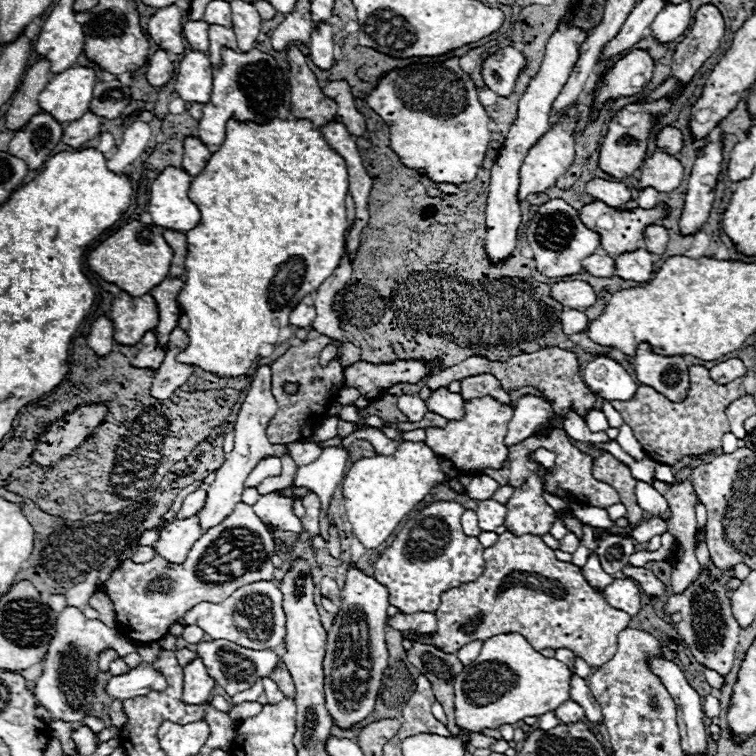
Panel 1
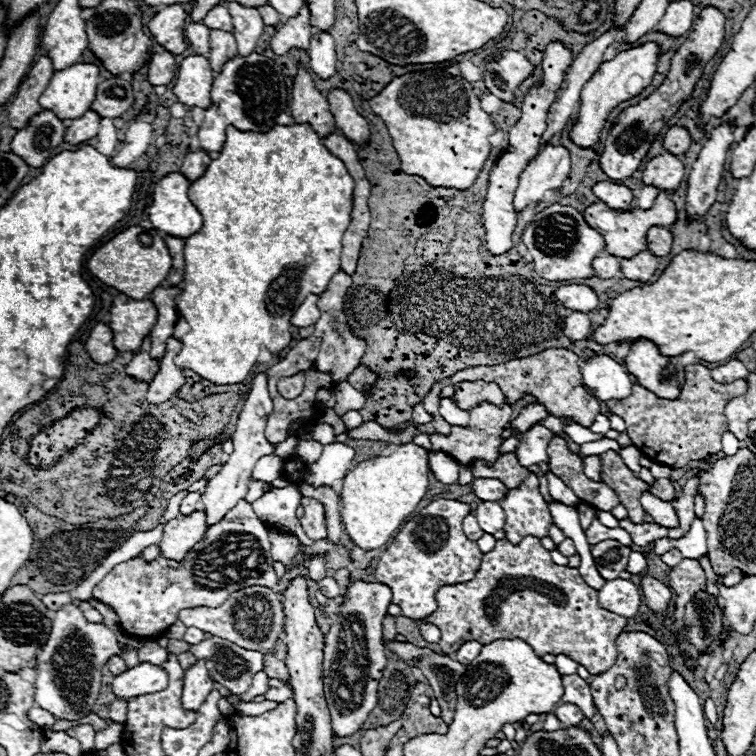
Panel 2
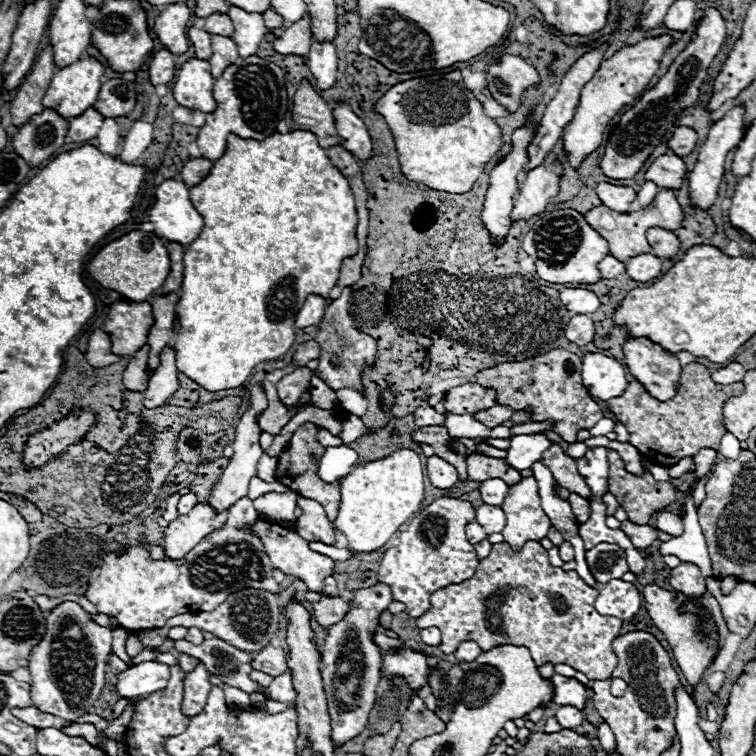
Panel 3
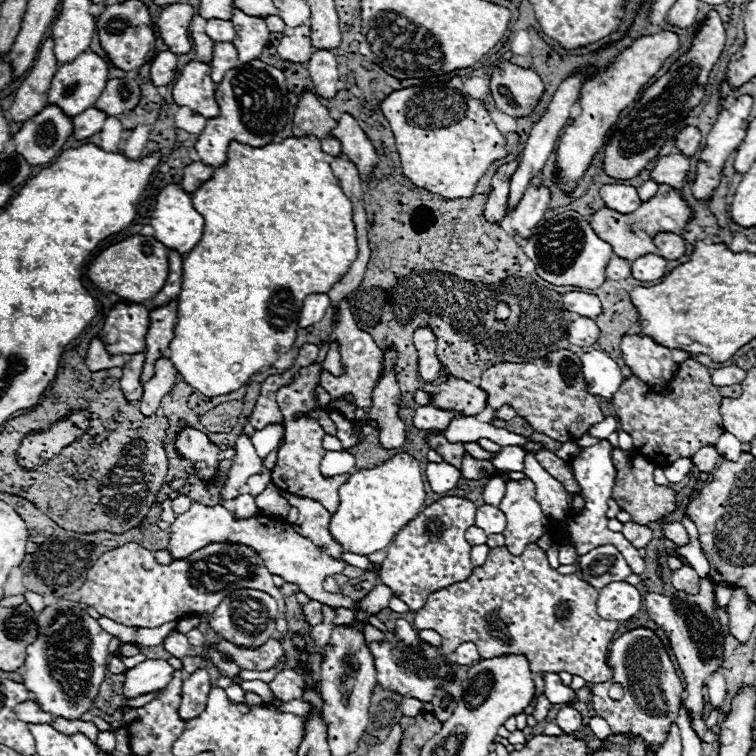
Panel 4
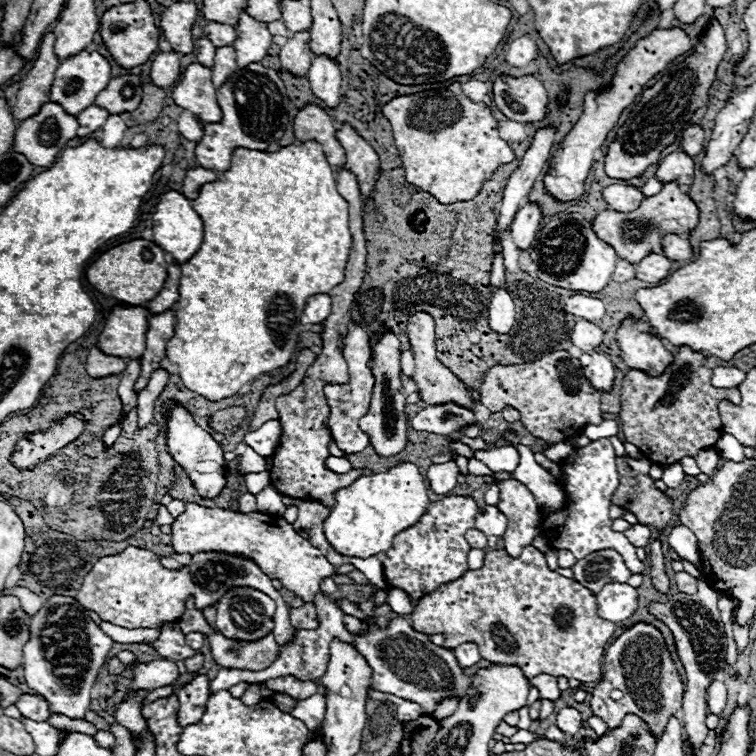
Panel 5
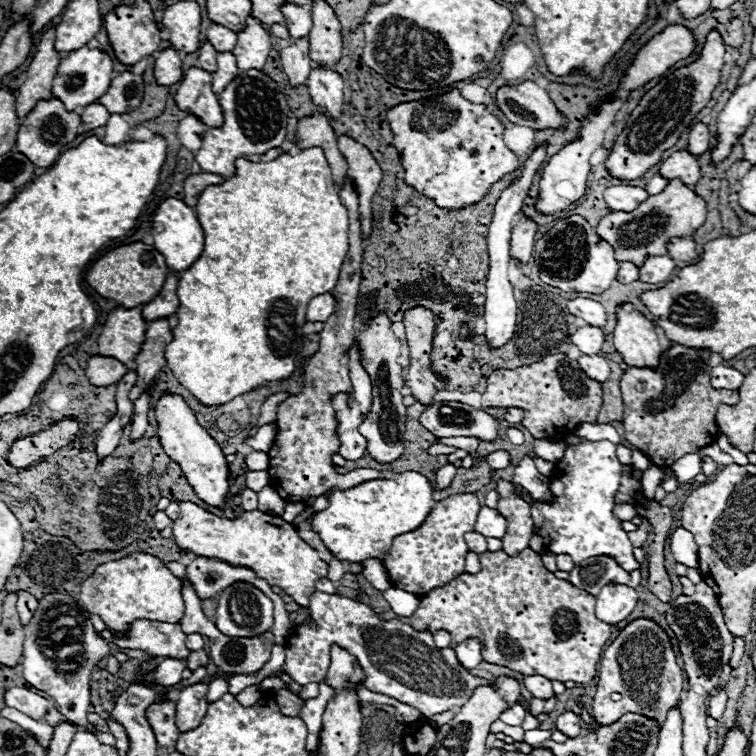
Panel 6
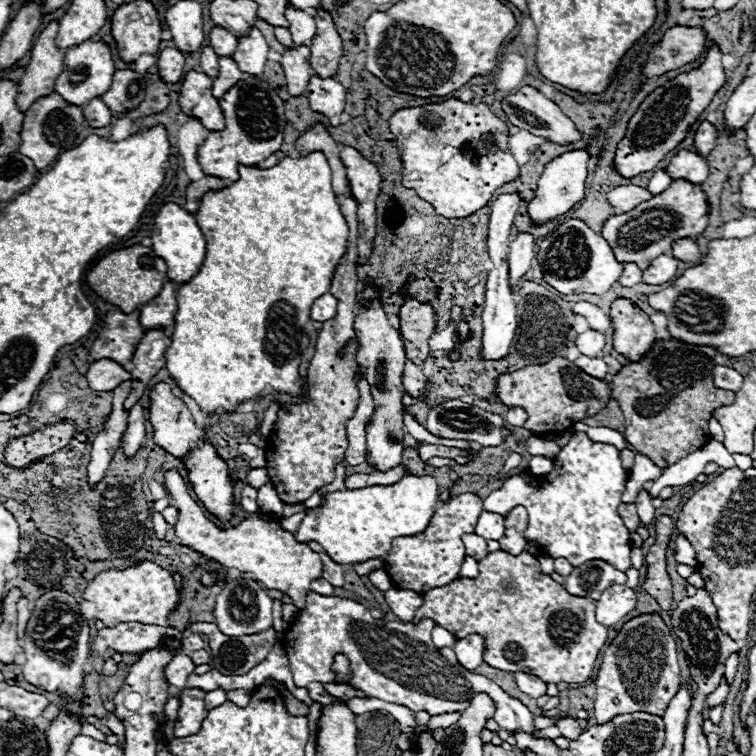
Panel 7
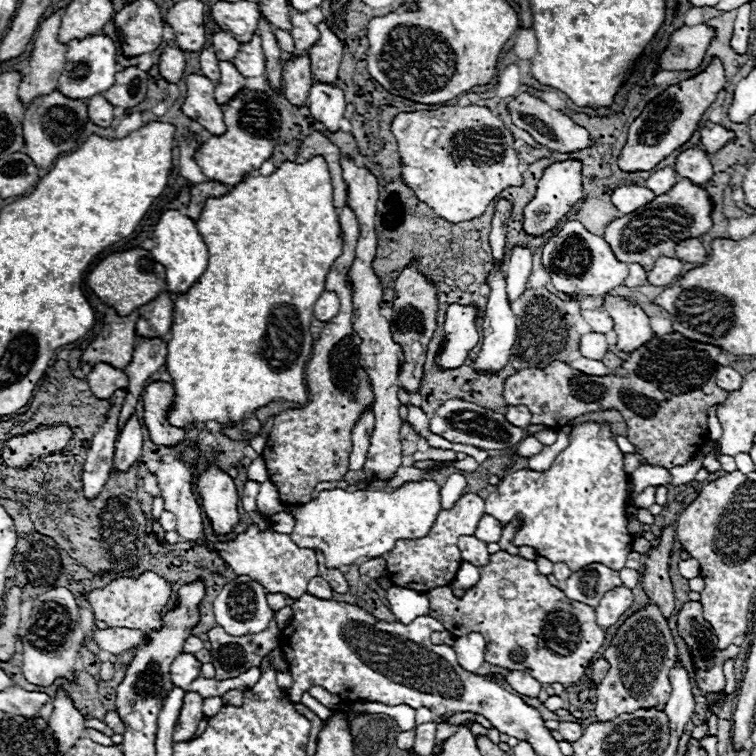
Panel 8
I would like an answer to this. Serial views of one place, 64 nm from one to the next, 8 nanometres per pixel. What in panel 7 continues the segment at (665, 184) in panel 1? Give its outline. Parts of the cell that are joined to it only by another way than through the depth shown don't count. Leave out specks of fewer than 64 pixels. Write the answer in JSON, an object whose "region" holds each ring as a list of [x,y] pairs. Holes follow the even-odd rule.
{"region":[[[680,150],[676,156],[672,156],[670,164],[664,170],[668,172],[668,176],[672,176],[672,180],[684,178],[690,184],[702,184],[702,180],[706,180],[708,176],[708,164],[704,156],[690,150]]]}

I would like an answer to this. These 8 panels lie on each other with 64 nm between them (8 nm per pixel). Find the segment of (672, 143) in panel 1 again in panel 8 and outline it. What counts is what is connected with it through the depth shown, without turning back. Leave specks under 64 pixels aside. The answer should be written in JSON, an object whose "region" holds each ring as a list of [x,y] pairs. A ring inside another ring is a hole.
{"region":[[[704,122],[702,130],[700,130],[700,144],[702,144],[702,150],[706,154],[710,152],[718,152],[718,148],[722,148],[722,144],[726,144],[726,140],[730,140],[734,134],[728,132],[726,128],[718,126],[718,124],[712,124],[712,122]]]}

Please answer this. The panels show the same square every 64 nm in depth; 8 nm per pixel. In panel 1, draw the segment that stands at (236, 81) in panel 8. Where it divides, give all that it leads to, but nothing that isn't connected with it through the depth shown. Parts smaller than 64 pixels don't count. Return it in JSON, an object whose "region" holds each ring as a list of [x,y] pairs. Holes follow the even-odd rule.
{"region":[[[210,24],[208,26],[208,38],[210,38],[210,46],[208,46],[208,56],[210,62],[214,66],[218,66],[222,62],[222,46],[230,46],[236,48],[236,34],[232,28],[226,26],[218,26],[218,24]]]}

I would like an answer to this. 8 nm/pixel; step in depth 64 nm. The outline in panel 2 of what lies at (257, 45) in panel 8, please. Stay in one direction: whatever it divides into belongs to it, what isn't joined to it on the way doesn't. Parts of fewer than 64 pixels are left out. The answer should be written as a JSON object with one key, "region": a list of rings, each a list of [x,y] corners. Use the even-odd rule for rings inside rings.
{"region":[[[230,2],[228,8],[234,24],[234,38],[238,42],[238,54],[246,56],[254,52],[256,42],[264,30],[264,22],[256,8],[246,8],[238,2]]]}

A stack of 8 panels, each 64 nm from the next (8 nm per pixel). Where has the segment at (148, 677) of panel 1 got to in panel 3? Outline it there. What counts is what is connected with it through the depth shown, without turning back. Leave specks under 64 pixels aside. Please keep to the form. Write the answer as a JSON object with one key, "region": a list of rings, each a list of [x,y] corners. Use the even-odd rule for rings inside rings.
{"region":[[[140,662],[130,666],[126,672],[118,674],[116,692],[122,698],[136,698],[148,696],[150,692],[158,692],[166,688],[170,678],[170,668],[158,662]]]}

